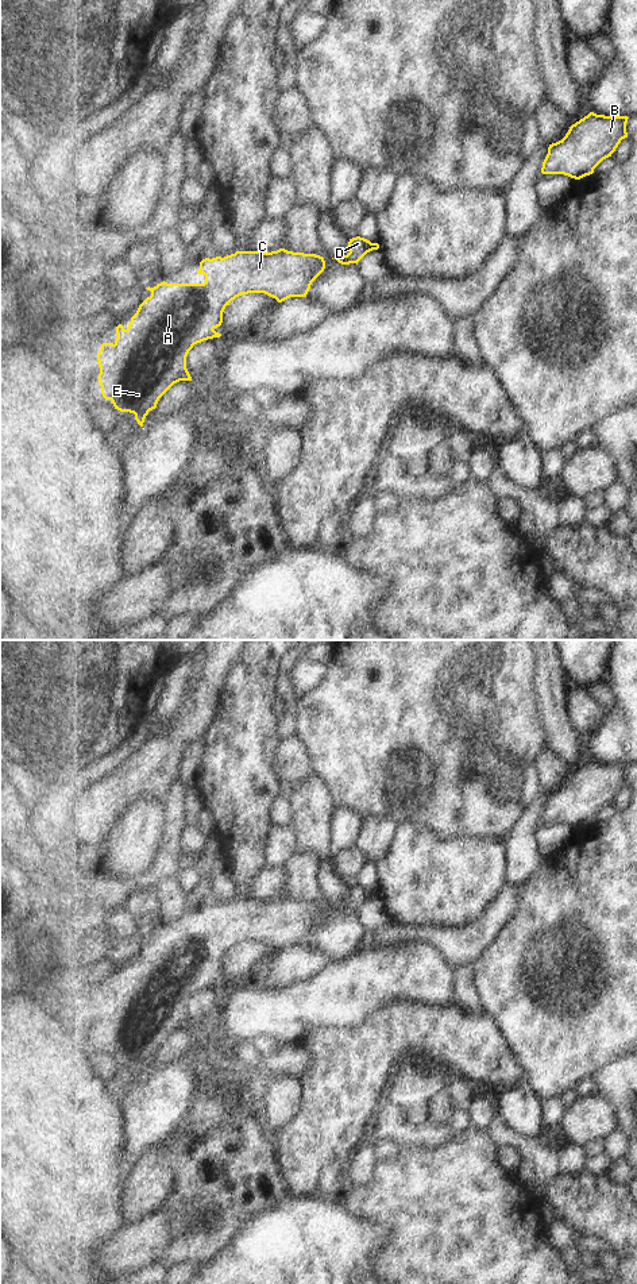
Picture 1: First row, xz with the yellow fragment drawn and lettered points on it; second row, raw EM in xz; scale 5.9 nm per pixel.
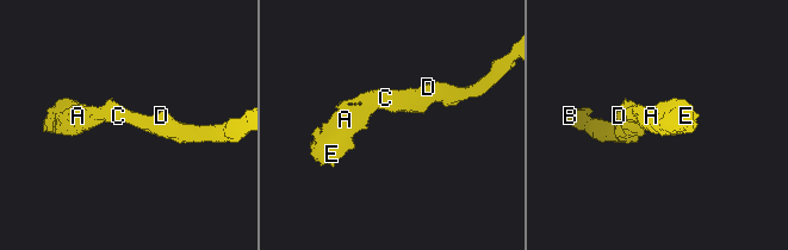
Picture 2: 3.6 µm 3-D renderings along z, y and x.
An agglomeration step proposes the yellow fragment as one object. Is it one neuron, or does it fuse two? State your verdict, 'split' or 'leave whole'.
leave whole

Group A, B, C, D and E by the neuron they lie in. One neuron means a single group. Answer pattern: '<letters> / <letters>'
A B C D E

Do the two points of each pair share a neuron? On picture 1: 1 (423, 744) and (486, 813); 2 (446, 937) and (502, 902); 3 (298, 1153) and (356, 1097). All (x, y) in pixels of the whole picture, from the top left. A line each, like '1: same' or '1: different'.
1: same
2: same
3: same

